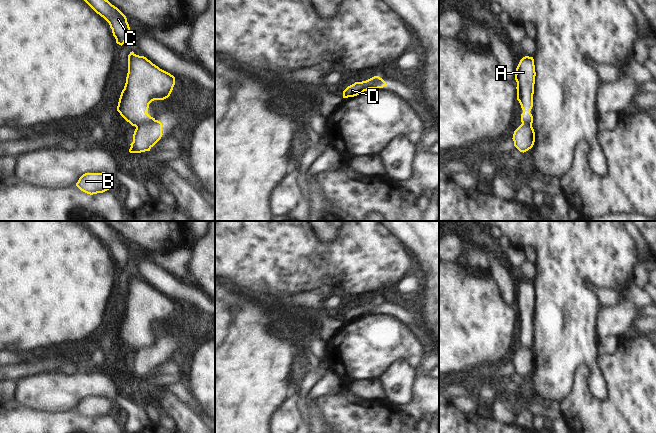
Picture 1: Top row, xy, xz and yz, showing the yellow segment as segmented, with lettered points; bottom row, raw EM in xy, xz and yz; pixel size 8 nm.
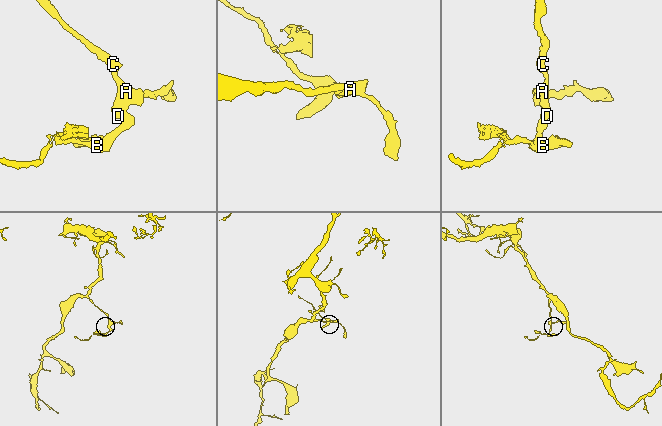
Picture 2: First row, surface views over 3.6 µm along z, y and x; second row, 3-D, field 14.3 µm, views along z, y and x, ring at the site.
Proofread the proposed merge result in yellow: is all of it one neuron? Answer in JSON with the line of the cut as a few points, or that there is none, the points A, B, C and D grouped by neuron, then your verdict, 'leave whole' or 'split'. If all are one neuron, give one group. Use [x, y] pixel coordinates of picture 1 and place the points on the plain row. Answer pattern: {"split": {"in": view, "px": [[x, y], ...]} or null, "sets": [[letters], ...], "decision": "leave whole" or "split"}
{"split": {"in": "xy", "px": [[155, 344], [149, 347], [140, 347], [136, 351]]}, "sets": [["A", "C", "D"], ["B"]], "decision": "split"}

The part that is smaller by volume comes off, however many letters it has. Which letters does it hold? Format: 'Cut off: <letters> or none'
Cut off: B

